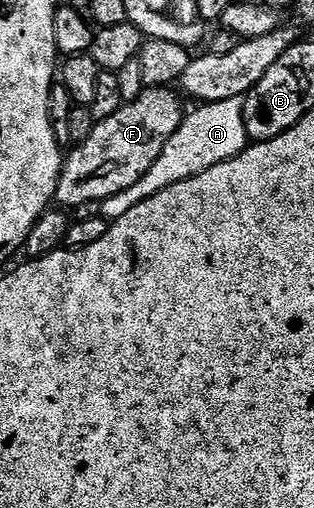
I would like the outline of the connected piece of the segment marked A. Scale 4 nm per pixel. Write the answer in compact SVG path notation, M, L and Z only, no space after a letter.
M231 98L206 102L195 107L193 114L183 115L178 132L166 140L162 148L162 156L150 164L150 172L138 180L138 184L130 184L130 188L122 188L122 192L114 192L104 202L99 203L99 217L115 220L126 216L130 208L142 204L158 192L170 188L170 184L178 184L182 180L190 180L210 168L214 164L222 164L234 156L238 156L250 145L250 139L244 123L244 98Z

